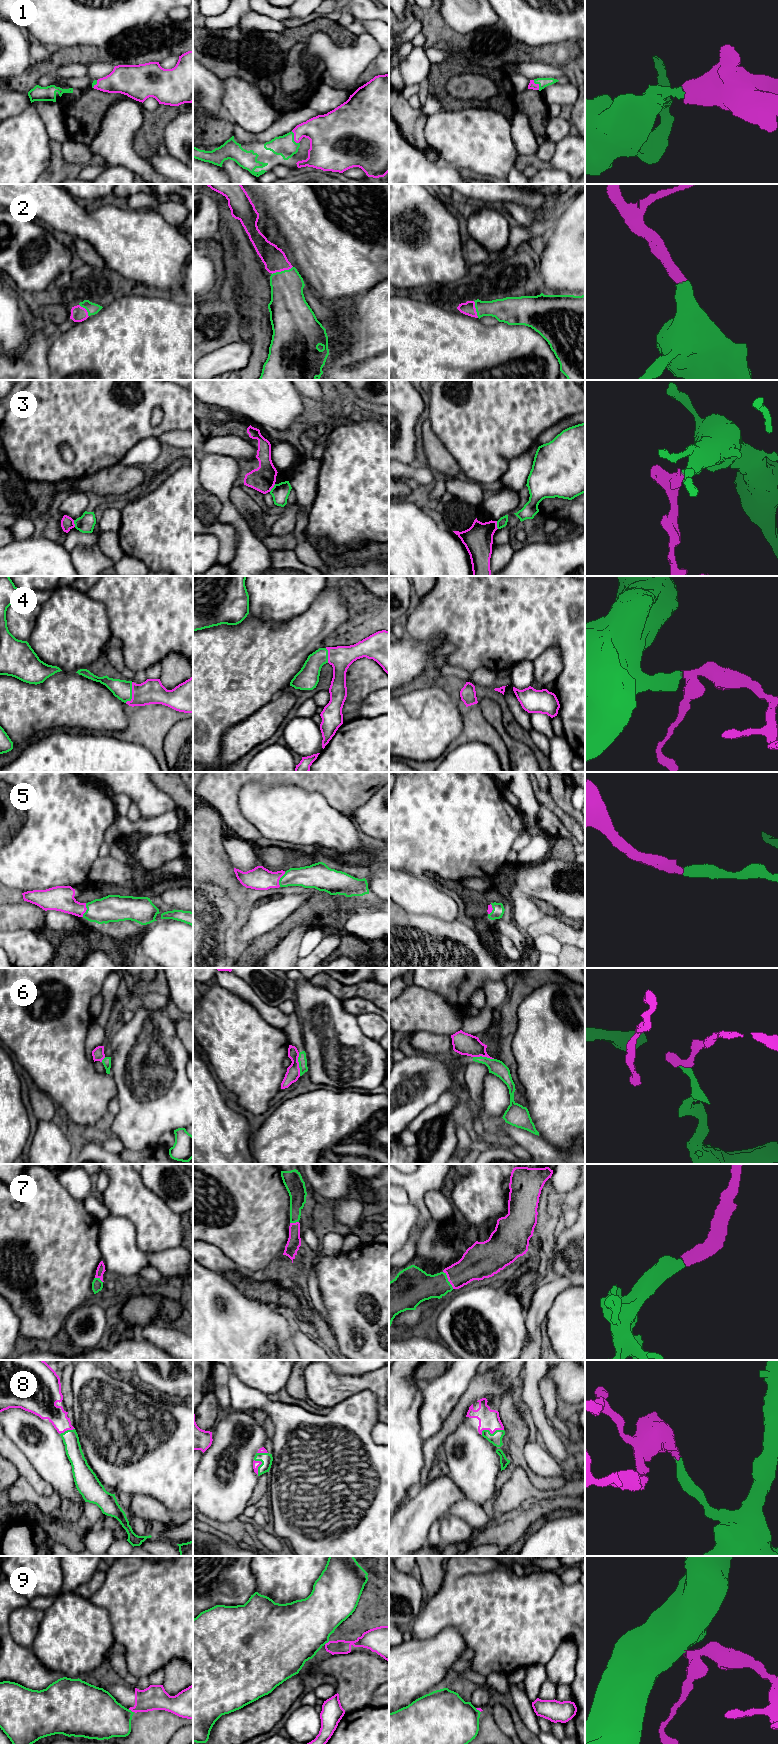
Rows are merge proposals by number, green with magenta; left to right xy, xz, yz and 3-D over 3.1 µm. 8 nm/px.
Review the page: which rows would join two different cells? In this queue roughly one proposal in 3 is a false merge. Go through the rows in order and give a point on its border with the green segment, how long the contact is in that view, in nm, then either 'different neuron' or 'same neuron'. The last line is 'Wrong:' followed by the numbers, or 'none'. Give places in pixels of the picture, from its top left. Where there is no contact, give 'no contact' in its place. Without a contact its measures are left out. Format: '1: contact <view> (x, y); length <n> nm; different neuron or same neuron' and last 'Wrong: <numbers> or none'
1: contact xz (293, 138); length 120 nm; same neuron
2: contact xz (282, 271); length 180 nm; same neuron
3: contact xz (272, 488); length 80 nm; different neuron
4: contact xy (131, 693); length 180 nm; same neuron
5: contact xz (280, 879); length 130 nm; same neuron
6: contact xz (299, 1064); length 180 nm; different neuron
7: contact yz (447, 1280); length 170 nm; same neuron
8: contact yz (490, 1433); length 190 nm; same neuron
9: contact xy (130, 1710); length 50 nm; different neuron
Wrong: 3, 6, 9

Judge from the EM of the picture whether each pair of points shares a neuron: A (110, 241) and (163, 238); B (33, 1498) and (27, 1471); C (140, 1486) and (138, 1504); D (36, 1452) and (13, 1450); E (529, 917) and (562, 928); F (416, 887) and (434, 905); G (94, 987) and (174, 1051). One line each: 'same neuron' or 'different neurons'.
A: same neuron
B: different neurons
C: different neurons
D: different neurons
E: different neurons
F: same neuron
G: different neurons

